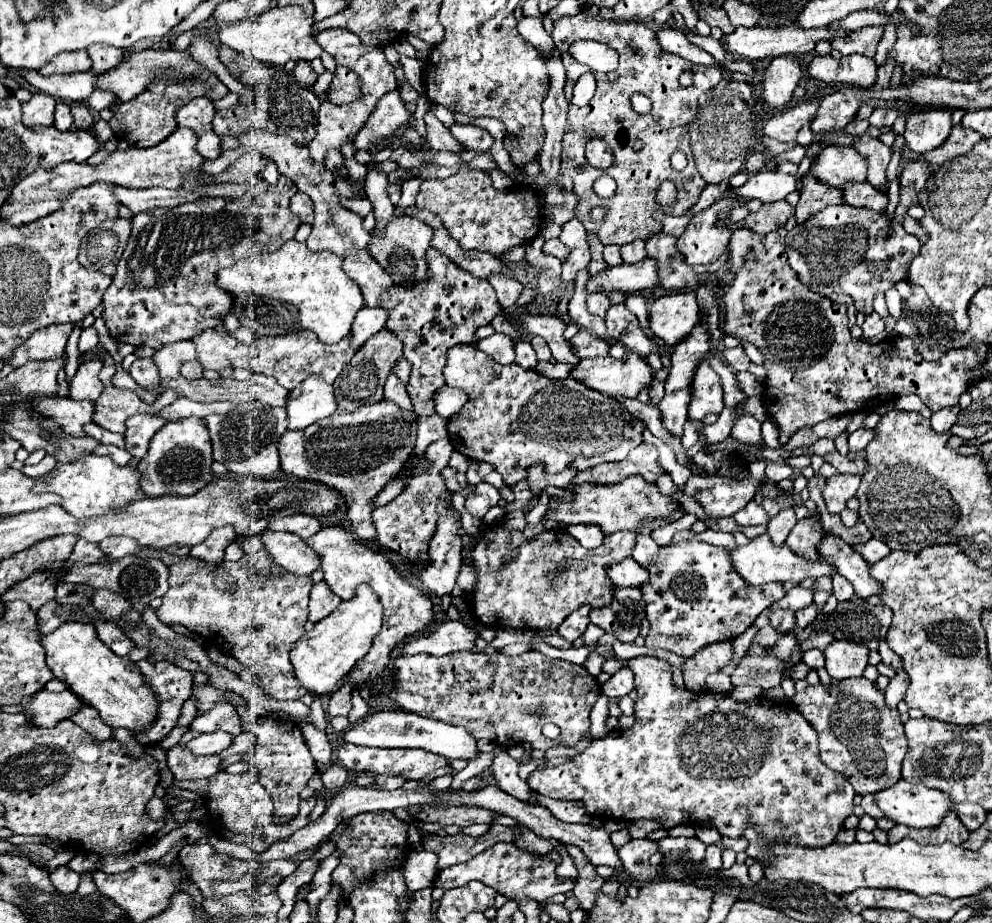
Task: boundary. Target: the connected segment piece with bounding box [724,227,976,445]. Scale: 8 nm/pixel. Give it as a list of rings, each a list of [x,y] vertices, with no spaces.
[[[736,229],[730,237],[730,259],[726,261],[728,271],[734,275],[726,295],[726,315],[724,333],[740,337],[742,343],[756,345],[766,357],[766,385],[762,401],[766,405],[768,417],[776,423],[780,431],[780,443],[788,443],[790,437],[800,427],[816,425],[824,419],[838,417],[844,413],[860,413],[876,409],[884,403],[892,403],[900,395],[918,395],[930,411],[940,411],[958,403],[958,397],[968,389],[972,379],[968,379],[968,367],[976,363],[976,355],[968,349],[950,349],[938,361],[926,361],[914,347],[910,337],[890,337],[888,341],[870,345],[858,343],[848,329],[848,313],[844,303],[832,303],[828,297],[812,293],[788,265],[786,255],[786,229],[760,235],[752,229]]]

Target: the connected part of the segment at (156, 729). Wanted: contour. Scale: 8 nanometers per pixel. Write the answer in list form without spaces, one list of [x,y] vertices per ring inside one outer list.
[[[142,659],[136,663],[140,667],[140,673],[144,675],[148,687],[152,689],[152,693],[156,695],[158,699],[158,713],[156,713],[156,719],[152,721],[152,725],[142,731],[142,733],[134,733],[132,737],[142,743],[142,745],[154,745],[154,743],[160,743],[178,723],[178,717],[182,713],[182,705],[184,701],[192,695],[192,681],[194,681],[194,673],[170,663],[170,661],[156,661],[156,659]]]

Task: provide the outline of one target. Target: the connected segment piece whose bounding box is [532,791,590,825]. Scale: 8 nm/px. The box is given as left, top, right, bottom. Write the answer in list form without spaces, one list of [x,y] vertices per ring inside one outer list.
[[[532,791],[532,795],[536,797],[534,801],[544,805],[556,819],[560,821],[568,821],[568,823],[590,823],[590,817],[588,813],[584,811],[584,807],[580,807],[580,803],[568,803],[568,801],[554,801],[554,799],[548,799],[536,791]]]

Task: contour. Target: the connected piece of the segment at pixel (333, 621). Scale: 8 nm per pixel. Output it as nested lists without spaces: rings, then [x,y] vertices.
[[[368,585],[356,587],[356,595],[348,601],[342,601],[338,611],[318,621],[312,631],[296,643],[290,653],[290,661],[294,665],[294,675],[298,681],[320,695],[334,691],[336,683],[346,677],[354,665],[370,651],[372,639],[380,633],[380,601]]]

